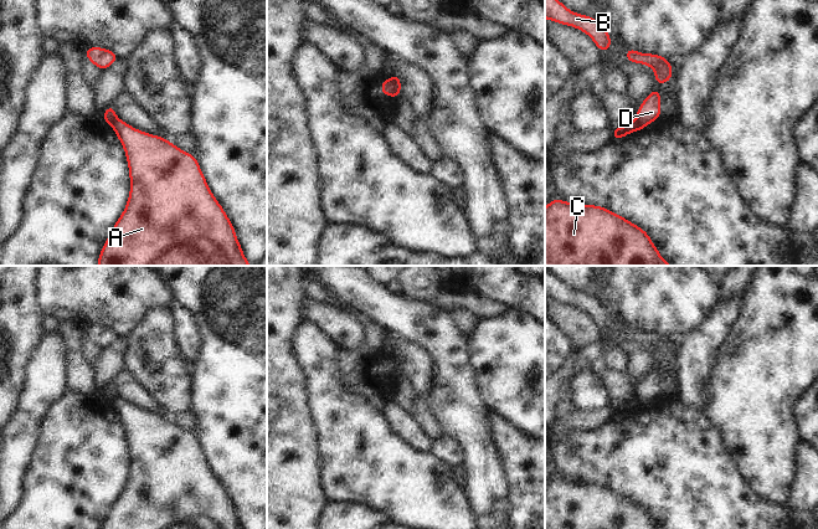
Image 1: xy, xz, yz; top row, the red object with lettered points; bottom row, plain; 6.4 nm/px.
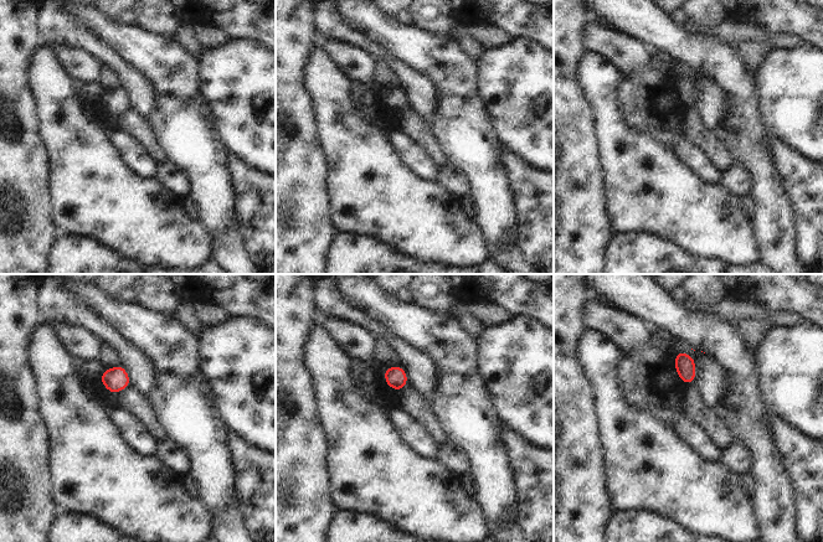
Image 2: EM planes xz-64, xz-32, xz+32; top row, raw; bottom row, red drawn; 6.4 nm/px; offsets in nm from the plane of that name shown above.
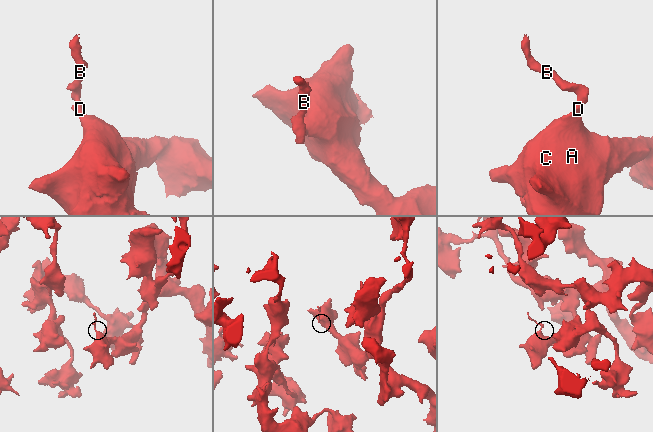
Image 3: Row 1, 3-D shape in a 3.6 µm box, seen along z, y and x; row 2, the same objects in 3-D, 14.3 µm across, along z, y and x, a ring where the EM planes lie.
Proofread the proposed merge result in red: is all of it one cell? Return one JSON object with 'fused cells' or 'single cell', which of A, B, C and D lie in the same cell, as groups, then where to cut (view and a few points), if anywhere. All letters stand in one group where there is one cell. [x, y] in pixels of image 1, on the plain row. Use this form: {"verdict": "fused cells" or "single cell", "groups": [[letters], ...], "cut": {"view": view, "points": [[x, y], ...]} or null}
{"verdict": "fused cells", "groups": [["A", "C"], ["B", "D"]], "cut": {"view": "xz", "points": [[389, 358], [394, 363], [397, 374]]}}

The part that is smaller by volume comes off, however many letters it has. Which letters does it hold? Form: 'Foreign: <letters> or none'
Foreign: B, D

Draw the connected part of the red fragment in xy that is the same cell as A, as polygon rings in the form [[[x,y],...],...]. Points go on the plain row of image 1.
[[[118,396],[110,405],[125,430],[130,471],[102,529],[242,529],[194,432]]]

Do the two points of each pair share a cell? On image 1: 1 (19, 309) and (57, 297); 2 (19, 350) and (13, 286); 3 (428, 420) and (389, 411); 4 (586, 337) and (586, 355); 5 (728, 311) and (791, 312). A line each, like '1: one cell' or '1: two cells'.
1: two cells
2: one cell
3: two cells
4: two cells
5: two cells

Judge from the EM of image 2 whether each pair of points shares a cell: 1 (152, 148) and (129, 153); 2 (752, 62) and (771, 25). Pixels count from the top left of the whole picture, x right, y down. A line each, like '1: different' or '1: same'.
1: different
2: different

